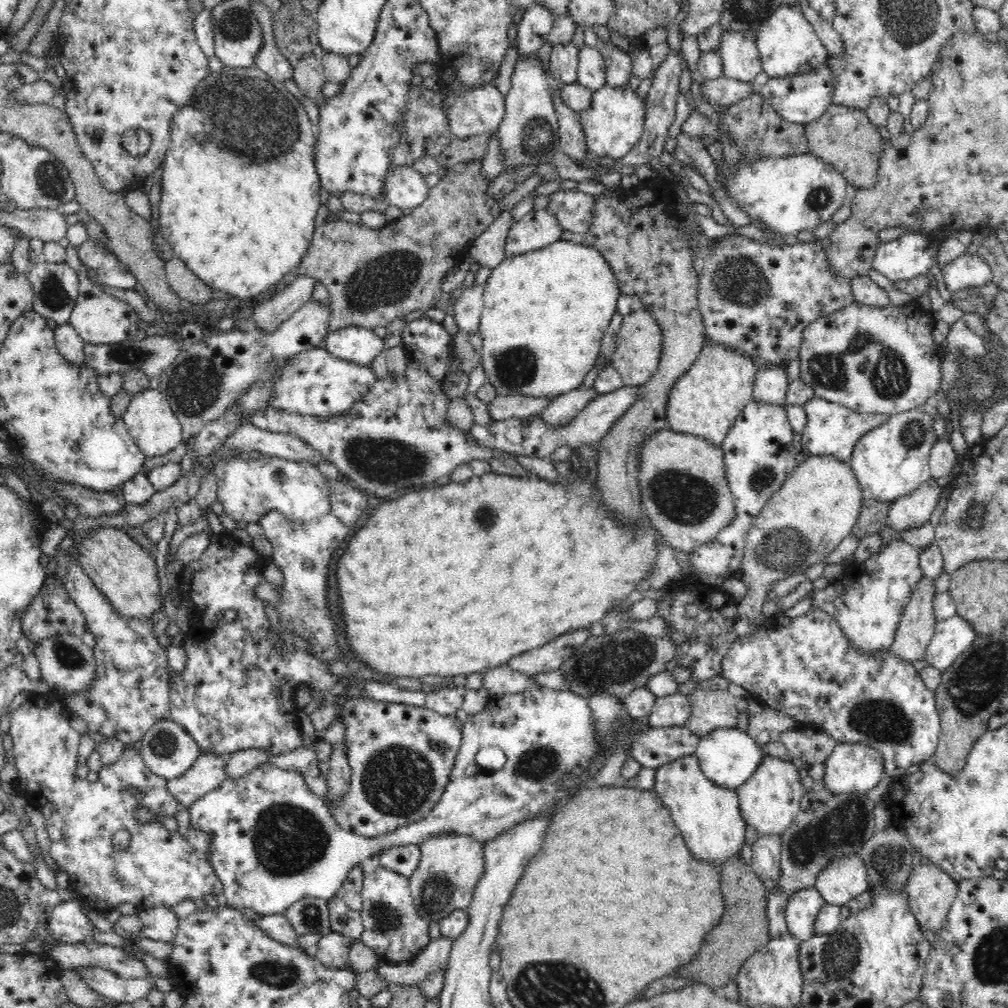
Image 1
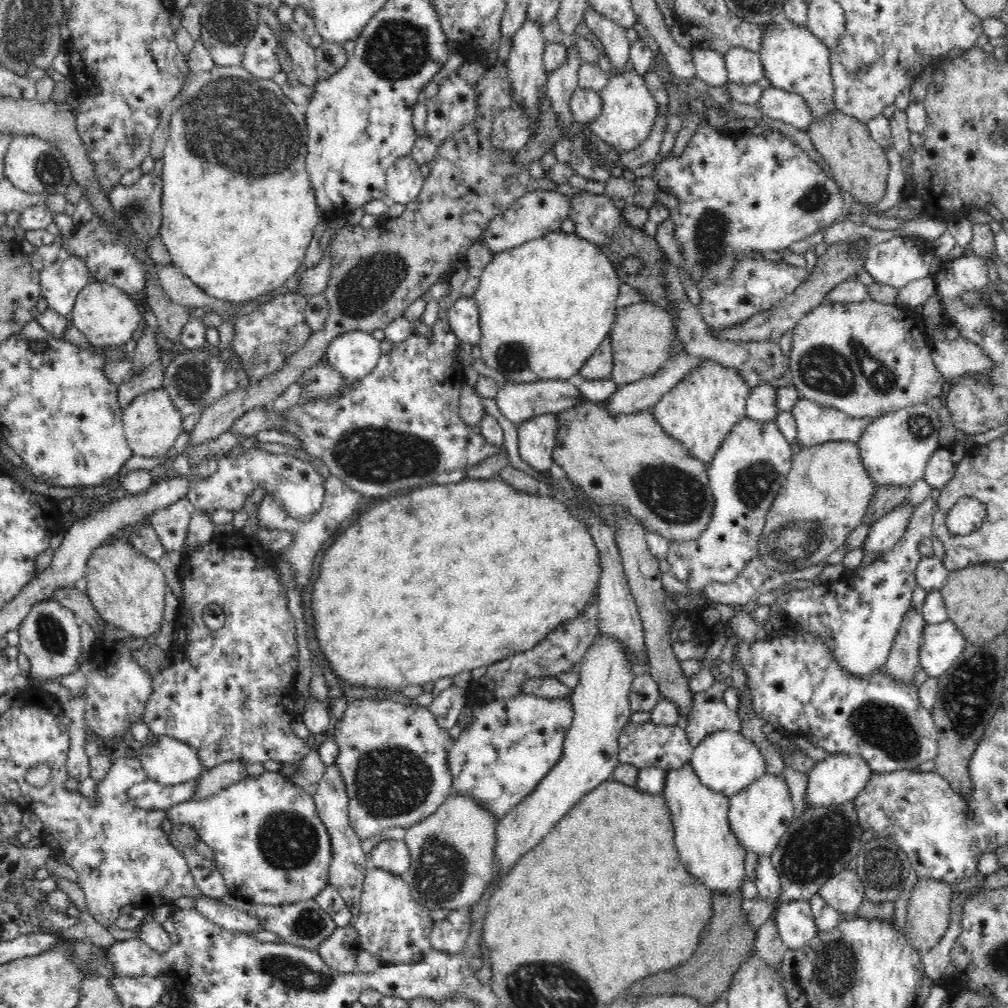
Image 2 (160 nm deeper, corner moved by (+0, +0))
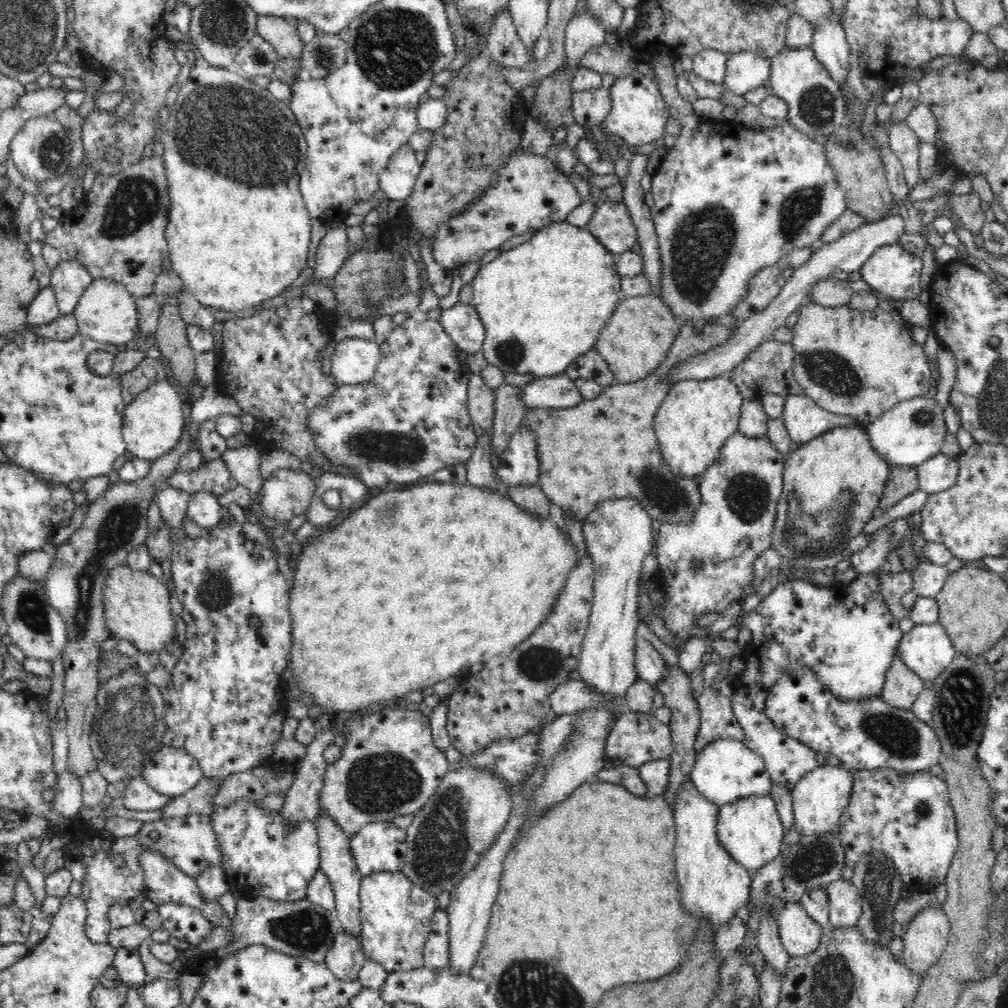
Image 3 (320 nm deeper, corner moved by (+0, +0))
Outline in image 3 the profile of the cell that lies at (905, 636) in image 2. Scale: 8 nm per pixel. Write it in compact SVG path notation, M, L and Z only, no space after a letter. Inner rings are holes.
M896 652L882 686L881 697L884 702L900 710L911 710L918 694L923 690L924 681L901 661Z

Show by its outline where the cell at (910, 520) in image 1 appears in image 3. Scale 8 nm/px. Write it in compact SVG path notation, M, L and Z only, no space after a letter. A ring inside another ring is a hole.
M884 526L872 534L867 548L850 554L849 561L857 576L872 575L880 570L892 552L892 540L894 540L892 534L894 534L892 530L888 529L888 526Z

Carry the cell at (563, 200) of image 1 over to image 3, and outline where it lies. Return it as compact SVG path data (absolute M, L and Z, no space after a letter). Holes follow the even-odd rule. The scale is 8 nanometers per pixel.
M623 200L597 203L587 227L616 260L636 244L637 228Z

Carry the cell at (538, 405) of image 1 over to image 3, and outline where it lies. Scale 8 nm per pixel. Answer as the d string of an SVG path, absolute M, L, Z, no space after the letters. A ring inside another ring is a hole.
M565 373L553 377L535 378L520 388L526 410L533 408L567 409L584 400L574 381Z

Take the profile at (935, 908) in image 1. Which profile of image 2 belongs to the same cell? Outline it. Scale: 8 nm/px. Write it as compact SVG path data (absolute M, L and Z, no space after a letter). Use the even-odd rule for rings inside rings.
M979 872L971 877L966 877L958 884L944 884L931 878L920 878L911 890L909 900L907 902L907 917L905 918L905 926L903 928L907 939L918 952L928 952L930 948L934 948L940 938L946 934L948 924L950 924L950 899L955 892L964 892L979 886L986 876Z

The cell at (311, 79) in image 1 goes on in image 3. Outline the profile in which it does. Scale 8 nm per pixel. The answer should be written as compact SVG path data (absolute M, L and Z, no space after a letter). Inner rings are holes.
M259 15L257 35L264 38L279 57L301 60L305 45L298 35L297 26L290 24L287 18Z

